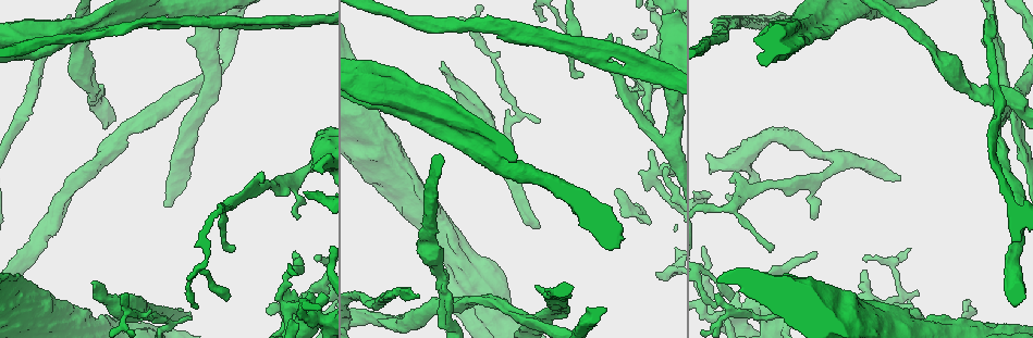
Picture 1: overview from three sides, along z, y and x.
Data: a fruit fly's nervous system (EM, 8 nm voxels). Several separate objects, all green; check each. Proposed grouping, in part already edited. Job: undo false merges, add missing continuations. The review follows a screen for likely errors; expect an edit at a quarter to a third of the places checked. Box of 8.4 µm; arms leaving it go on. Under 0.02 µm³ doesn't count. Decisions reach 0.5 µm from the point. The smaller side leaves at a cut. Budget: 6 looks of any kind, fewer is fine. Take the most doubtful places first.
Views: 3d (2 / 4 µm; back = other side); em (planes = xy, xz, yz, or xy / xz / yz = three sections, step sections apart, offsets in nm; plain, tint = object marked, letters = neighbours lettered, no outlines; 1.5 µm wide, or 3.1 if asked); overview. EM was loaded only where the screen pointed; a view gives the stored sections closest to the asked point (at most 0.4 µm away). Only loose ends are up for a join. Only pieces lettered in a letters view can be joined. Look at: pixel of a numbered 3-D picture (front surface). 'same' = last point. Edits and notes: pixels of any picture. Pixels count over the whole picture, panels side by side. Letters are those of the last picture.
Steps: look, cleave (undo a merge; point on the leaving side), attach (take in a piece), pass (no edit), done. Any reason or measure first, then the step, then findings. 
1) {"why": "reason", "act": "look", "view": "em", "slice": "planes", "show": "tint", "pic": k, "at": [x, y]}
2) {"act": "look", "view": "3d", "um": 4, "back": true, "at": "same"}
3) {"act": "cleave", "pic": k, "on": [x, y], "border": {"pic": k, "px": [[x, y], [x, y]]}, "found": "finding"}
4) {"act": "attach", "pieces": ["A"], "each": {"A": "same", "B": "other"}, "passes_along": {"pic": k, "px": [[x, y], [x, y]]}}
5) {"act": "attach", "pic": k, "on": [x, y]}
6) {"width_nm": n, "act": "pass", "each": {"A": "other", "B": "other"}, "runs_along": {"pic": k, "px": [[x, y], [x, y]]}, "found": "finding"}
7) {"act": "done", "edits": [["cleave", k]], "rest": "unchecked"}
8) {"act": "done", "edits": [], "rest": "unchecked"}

{"why": "end of a long branch", "act": "look", "view": "em", "slice": "planes", "show": "letters", "pic": 1, "at": [994, 15]}

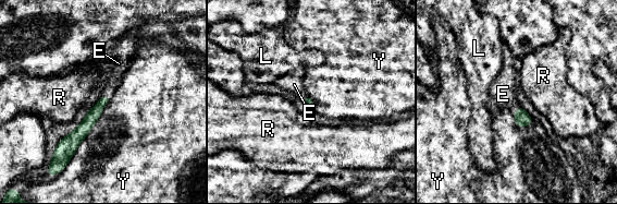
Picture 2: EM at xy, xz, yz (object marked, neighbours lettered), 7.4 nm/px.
{"act": "attach", "pieces": ["E"], "each": {"E": "same", "L": "other", "R": "other", "Y": "other"}, "passes_along": {"pic": 2, "px": [[95, 112], [105, 96], [119, 66]]}, "found": "it goes on there"}

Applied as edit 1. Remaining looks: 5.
{"why": "four-way junction", "act": "look", "view": "em", "um": 3.1, "slice": "xz", "step": 8, "show": "letters", "pic": 1, "at": [301, 321]}

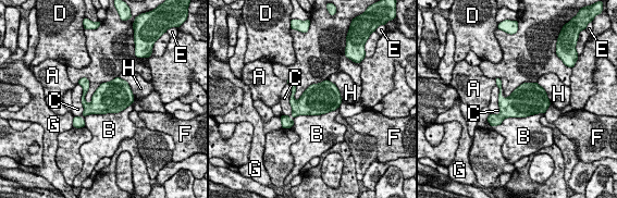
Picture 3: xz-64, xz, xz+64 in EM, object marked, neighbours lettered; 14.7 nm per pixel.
{"width_nm": 460, "act": "pass", "each": {"A": "other", "B": "other", "C": "other", "D": "other", "E": "other", "F": "other", "G": "other", "H": "other"}, "border": {"pic": 3, "px": [[131, 103], [118, 112], [85, 116]]}, "found": "all the same neuron"}

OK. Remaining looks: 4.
{"why": "branch stops here", "act": "look", "view": "3d", "um": 4, "back": true, "pic": 1, "at": [816, 253]}

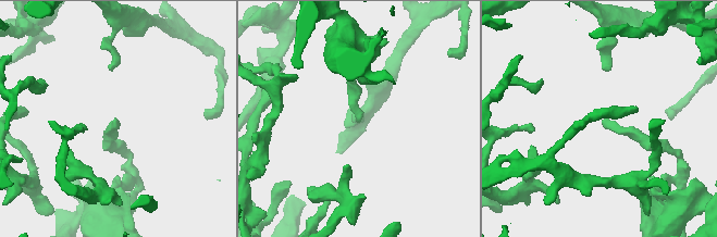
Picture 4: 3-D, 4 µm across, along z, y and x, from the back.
{"why": "need the tissue", "act": "look", "view": "em", "slice": "xy", "step": 8, "show": "letters", "pic": 4, "at": [356, 121]}

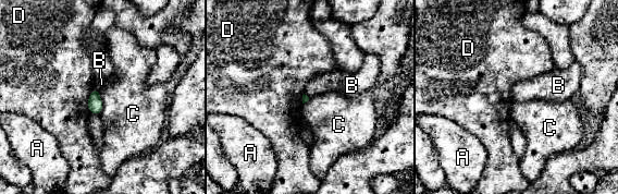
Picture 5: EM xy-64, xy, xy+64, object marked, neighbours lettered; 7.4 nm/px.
{"why": "cut it another way", "act": "look", "view": "em", "slice": "xz", "step": 4, "show": "letters", "at": "same"}

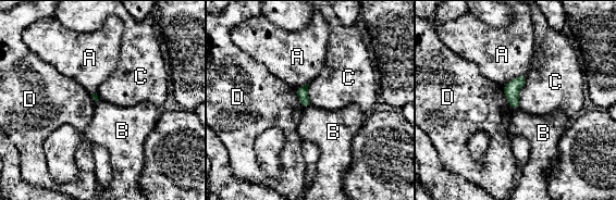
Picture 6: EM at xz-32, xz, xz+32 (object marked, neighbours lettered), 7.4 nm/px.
{"act": "pass", "each": {"A": "other", "B": "other", "C": "other", "D": "other"}, "border": {"pic": 6, "px": [[526, 75], [514, 110]]}, "found": "none of them fits"}

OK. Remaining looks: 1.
{"act": "done", "edits": [["attach", 2]], "rest": "unchecked"}

